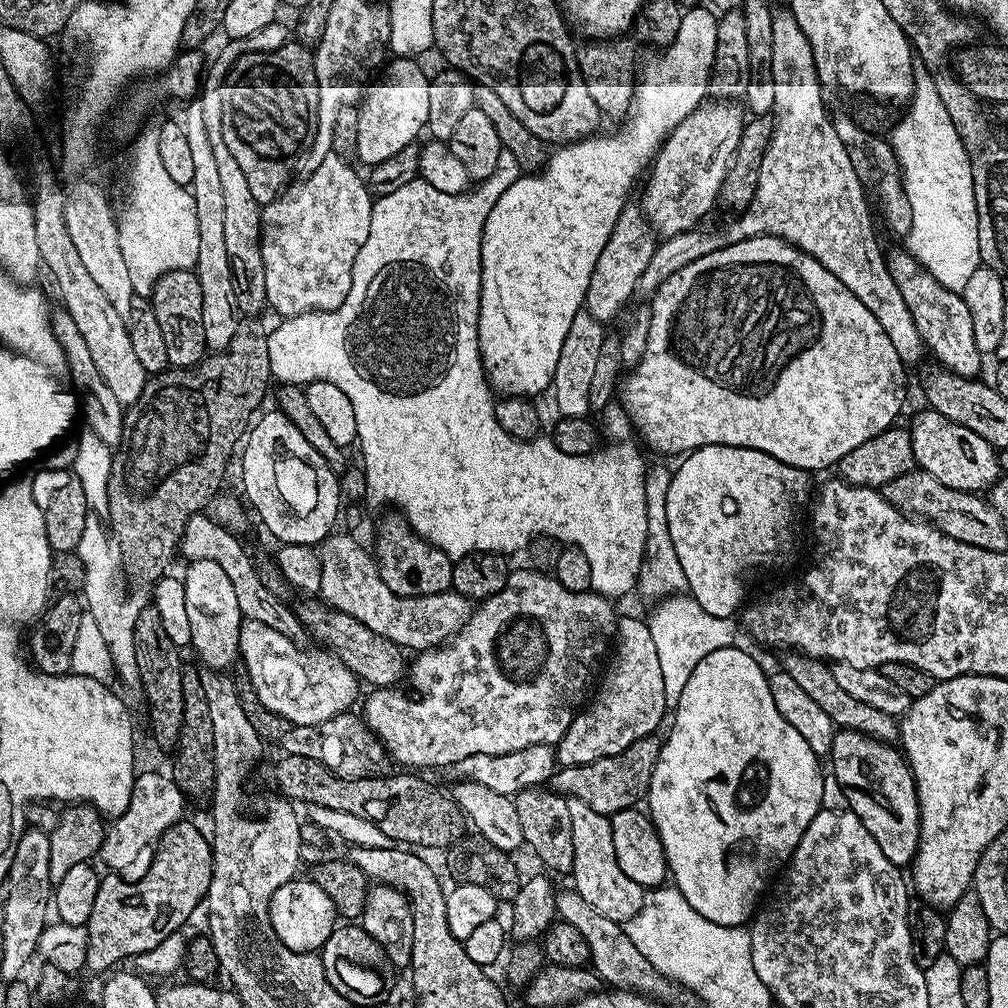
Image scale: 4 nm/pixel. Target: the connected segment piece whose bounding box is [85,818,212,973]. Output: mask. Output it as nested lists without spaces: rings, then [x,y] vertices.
[[[191,819],[179,820],[166,834],[162,834],[155,852],[152,854],[150,870],[141,880],[123,880],[121,876],[105,875],[98,886],[98,898],[94,898],[94,910],[90,910],[87,922],[89,932],[88,953],[85,962],[87,971],[107,973],[119,960],[131,961],[143,951],[152,950],[158,942],[170,934],[181,931],[184,923],[192,916],[196,907],[205,903],[210,878],[212,877],[212,845],[209,837],[204,836],[190,822]]]

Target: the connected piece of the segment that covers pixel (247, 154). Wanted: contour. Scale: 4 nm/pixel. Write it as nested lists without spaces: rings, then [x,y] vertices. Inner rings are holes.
[[[289,42],[278,46],[278,50],[251,52],[245,56],[239,56],[232,63],[232,69],[224,76],[224,85],[222,86],[222,138],[226,138],[226,150],[230,150],[230,154],[234,154],[234,162],[238,162],[238,166],[242,166],[242,174],[246,174],[246,182],[254,194],[254,202],[258,202],[261,206],[274,202],[277,196],[281,195],[284,189],[288,187],[293,179],[292,171],[298,168],[298,165],[307,156],[311,143],[314,142],[317,118],[318,82],[315,78],[315,55],[311,47],[299,42]]]

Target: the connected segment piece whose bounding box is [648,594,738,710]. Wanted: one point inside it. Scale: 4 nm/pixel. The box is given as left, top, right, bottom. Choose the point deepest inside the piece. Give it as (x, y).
(683, 633)

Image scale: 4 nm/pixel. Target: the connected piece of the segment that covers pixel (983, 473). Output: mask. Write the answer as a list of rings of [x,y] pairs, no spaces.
[[[923,411],[910,424],[916,467],[934,474],[938,482],[954,490],[980,494],[991,489],[1002,475],[997,449],[988,444],[986,438],[974,434],[974,430],[966,430],[966,426],[958,426],[937,412]]]

